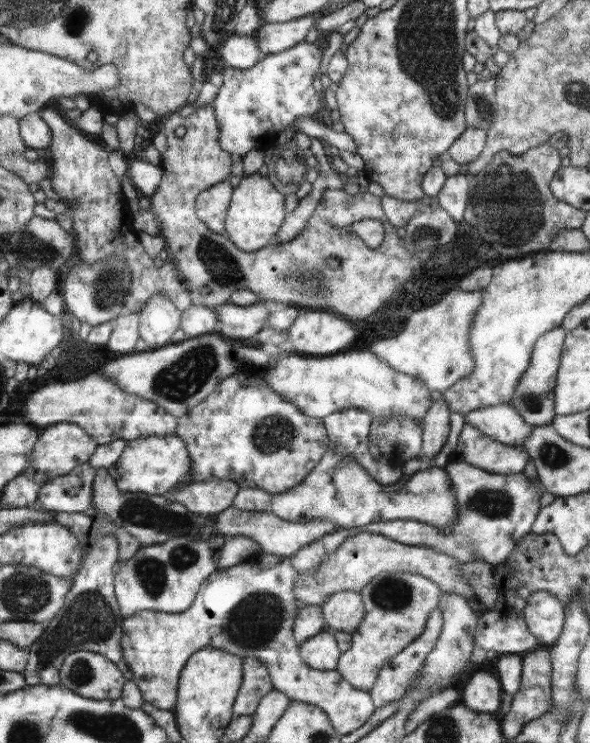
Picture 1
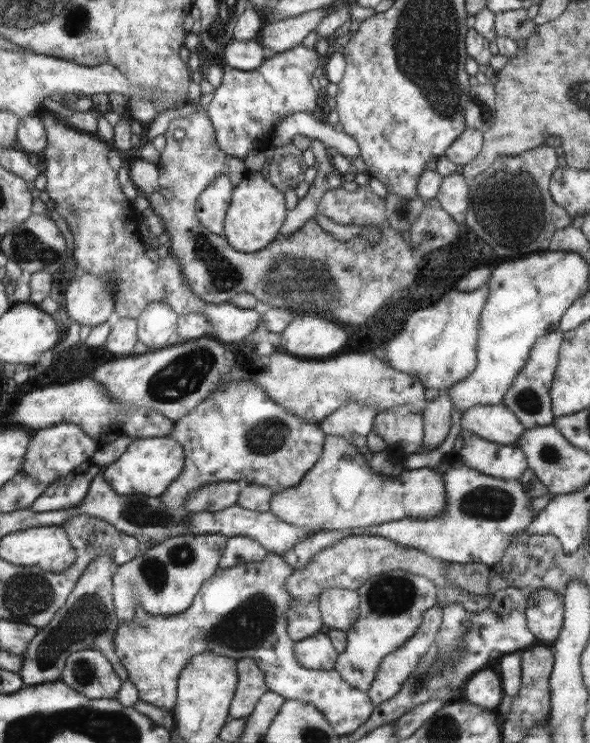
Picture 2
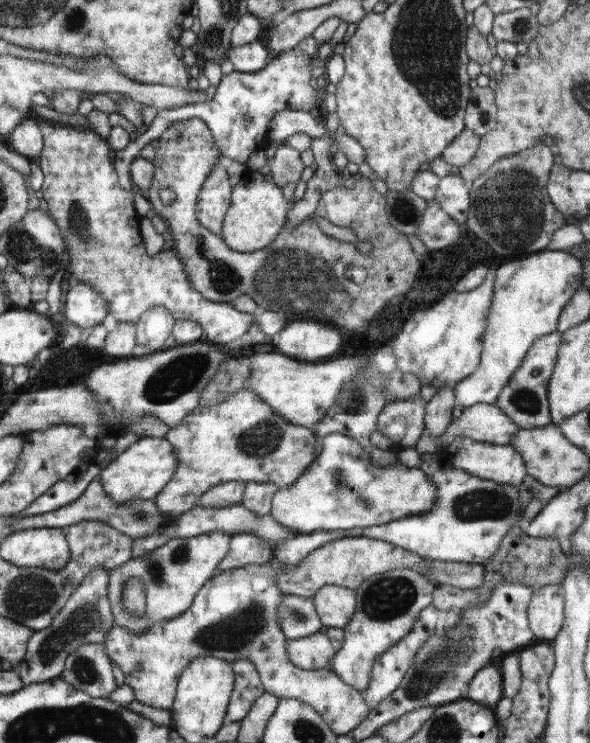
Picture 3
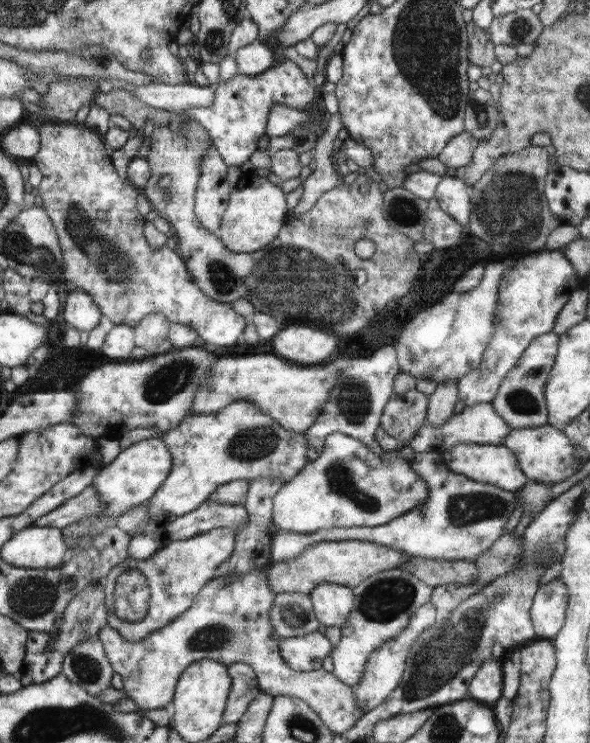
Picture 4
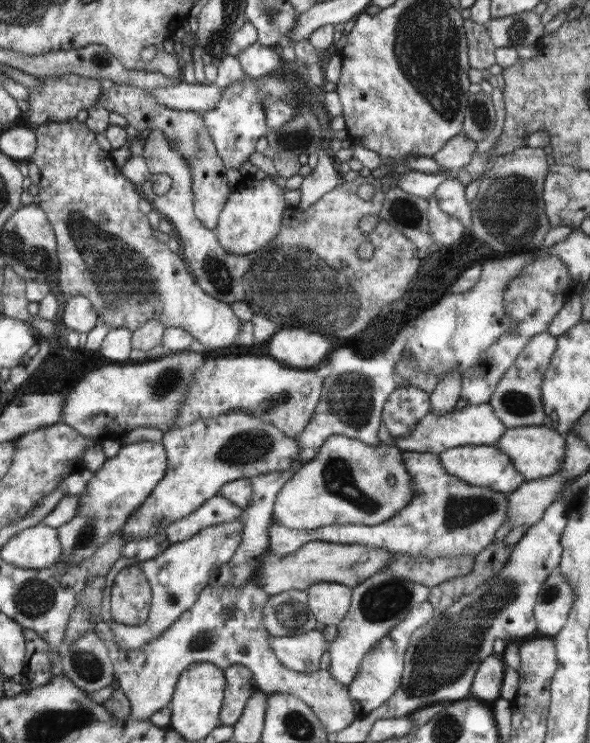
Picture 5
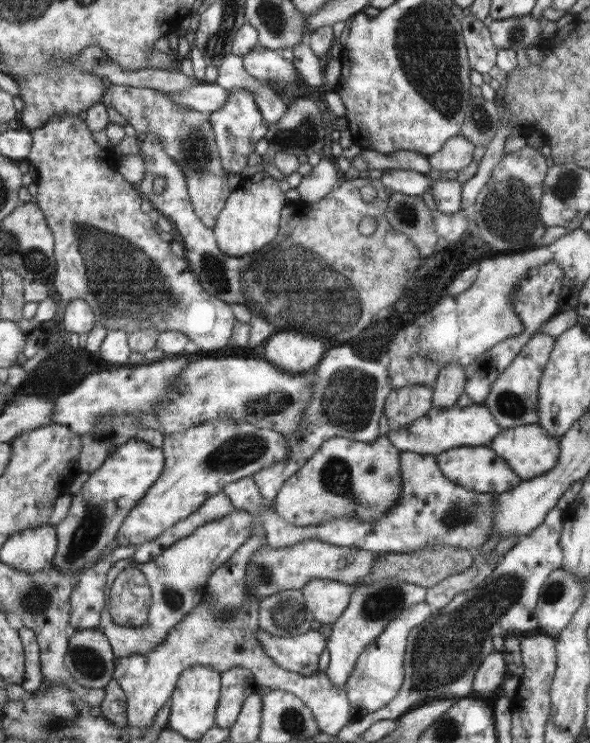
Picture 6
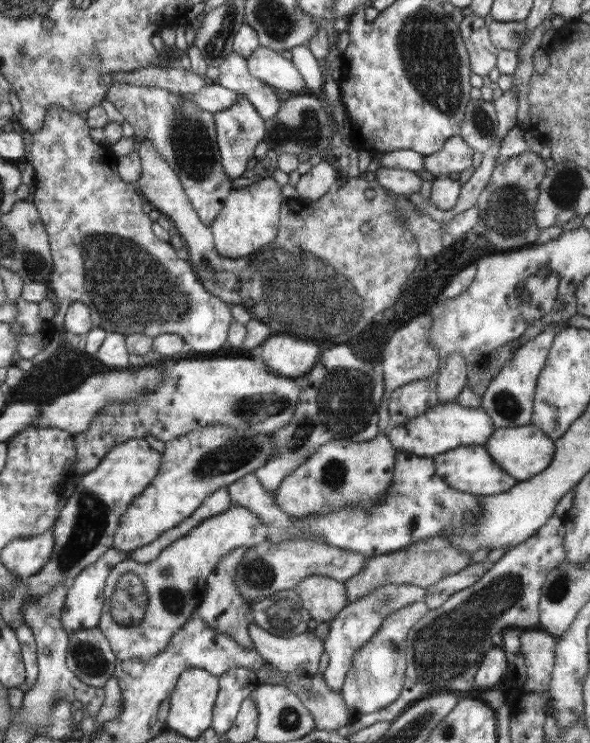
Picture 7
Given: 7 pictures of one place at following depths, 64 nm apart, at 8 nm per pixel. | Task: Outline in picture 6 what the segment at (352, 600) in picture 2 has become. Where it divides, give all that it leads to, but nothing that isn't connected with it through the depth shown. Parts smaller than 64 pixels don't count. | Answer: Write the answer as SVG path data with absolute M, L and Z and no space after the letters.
M309 580L301 588L307 610L313 612L319 624L335 624L337 618L347 610L353 590L353 586L337 580Z

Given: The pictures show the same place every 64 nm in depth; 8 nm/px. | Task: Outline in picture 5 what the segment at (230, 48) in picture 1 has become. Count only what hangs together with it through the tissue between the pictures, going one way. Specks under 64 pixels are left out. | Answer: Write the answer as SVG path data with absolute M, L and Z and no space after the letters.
M259 42L245 48L241 54L237 54L237 62L241 64L243 72L249 78L263 78L265 74L283 74L283 58L277 56L271 48L261 46Z

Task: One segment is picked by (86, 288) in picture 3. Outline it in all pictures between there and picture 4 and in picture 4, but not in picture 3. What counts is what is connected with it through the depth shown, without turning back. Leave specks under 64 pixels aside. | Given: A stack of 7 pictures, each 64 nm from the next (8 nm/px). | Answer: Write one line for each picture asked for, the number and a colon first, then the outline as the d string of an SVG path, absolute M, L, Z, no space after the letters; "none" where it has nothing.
4: M71 290L67 296L67 308L65 308L65 322L81 332L91 332L99 328L105 312L95 300L91 292L85 290Z

